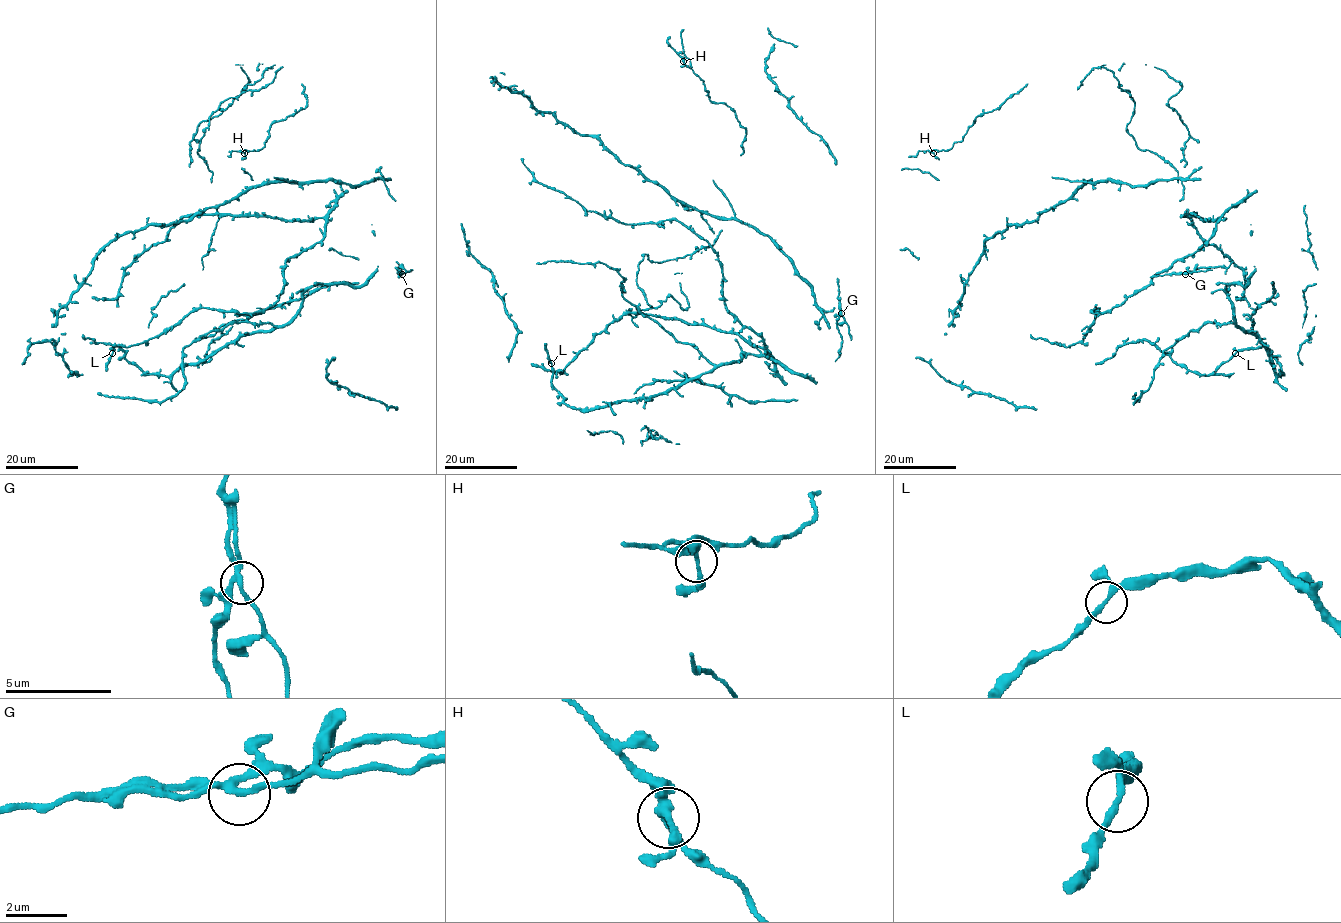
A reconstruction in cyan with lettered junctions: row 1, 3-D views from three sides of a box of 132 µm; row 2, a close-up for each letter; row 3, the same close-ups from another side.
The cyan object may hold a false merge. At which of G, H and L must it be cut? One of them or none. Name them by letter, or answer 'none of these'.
none of these

